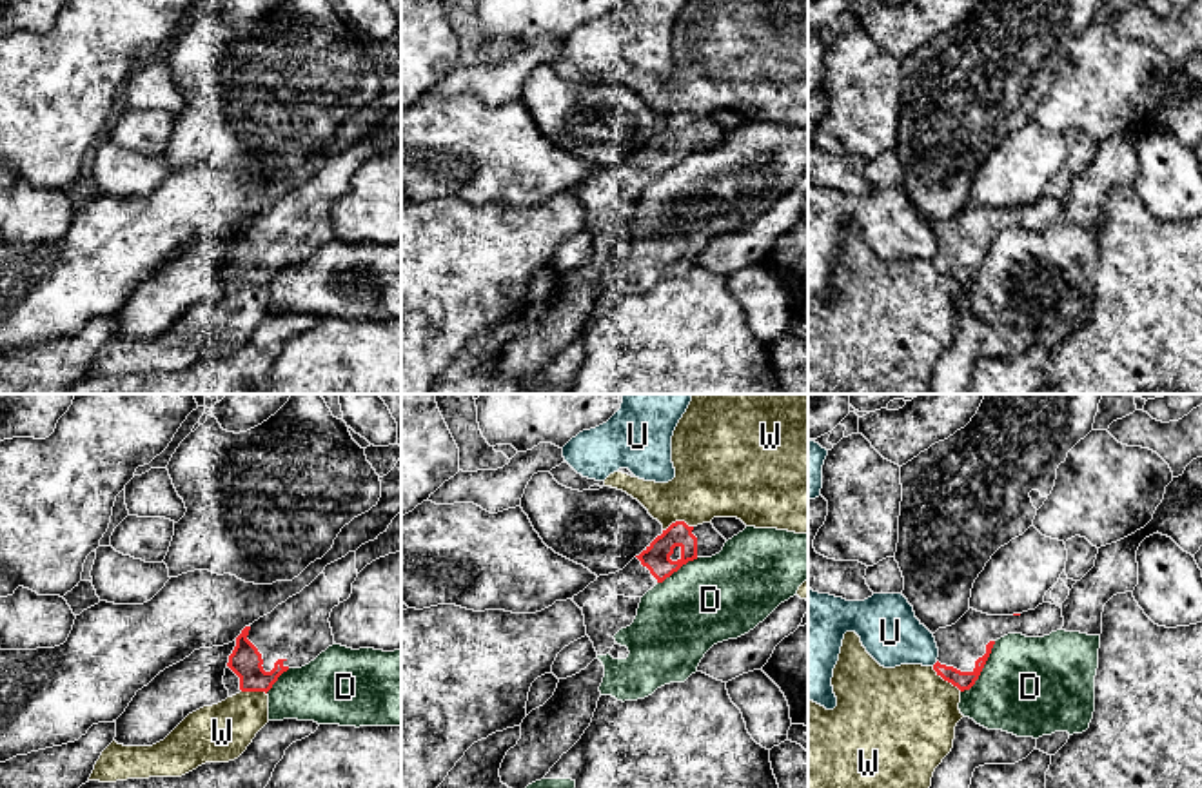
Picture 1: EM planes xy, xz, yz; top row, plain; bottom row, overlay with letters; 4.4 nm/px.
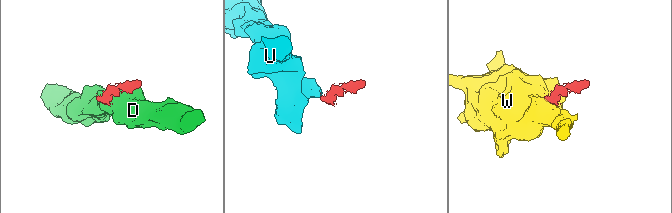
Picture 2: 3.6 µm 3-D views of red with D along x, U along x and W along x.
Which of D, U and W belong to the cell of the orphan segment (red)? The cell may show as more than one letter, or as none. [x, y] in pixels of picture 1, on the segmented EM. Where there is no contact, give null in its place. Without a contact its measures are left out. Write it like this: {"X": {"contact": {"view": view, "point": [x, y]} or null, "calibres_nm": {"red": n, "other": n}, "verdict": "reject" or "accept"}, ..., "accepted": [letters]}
{"D": {"contact": {"view": "yz", "point": [983, 667]}, "calibres_nm": {"red": 80, "other": 440}, "verdict": "reject"}, "U": {"contact": {"view": "yz", "point": [935, 663]}, "calibres_nm": {"red": 80, "other": 260}, "verdict": "reject"}, "W": {"contact": {"view": "yz", "point": [946, 679]}, "calibres_nm": {"red": 80, "other": 460}, "verdict": "reject"}, "accepted": []}

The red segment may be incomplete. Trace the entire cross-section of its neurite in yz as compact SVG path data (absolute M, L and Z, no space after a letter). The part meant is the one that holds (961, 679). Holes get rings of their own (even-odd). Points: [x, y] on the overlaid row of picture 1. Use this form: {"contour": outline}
{"contour": "M1051 603L1013 616L988 616L970 608L955 625L933 634L939 648L933 670L961 692L970 690L997 639L1008 634L1044 637L1062 630L1062 626L1062 608Z"}

